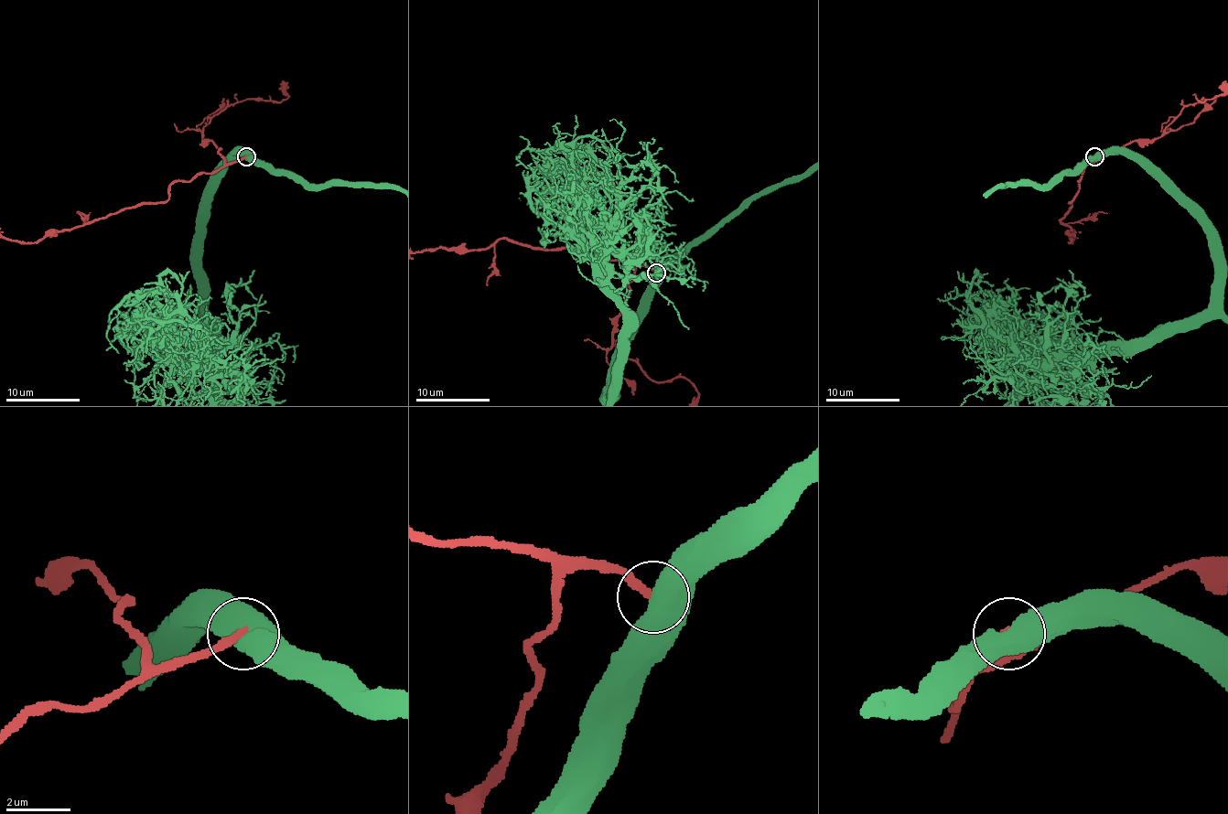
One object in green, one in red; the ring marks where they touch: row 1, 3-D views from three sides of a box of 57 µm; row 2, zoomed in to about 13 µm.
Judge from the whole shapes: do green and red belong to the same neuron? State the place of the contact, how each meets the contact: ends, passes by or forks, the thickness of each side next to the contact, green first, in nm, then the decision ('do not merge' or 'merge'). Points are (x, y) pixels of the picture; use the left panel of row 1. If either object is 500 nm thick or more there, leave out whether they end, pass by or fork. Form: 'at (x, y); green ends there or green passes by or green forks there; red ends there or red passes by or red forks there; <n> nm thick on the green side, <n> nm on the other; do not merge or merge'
at (246, 156); 650 nm thick on the green side, 240 nm on the other; do not merge

